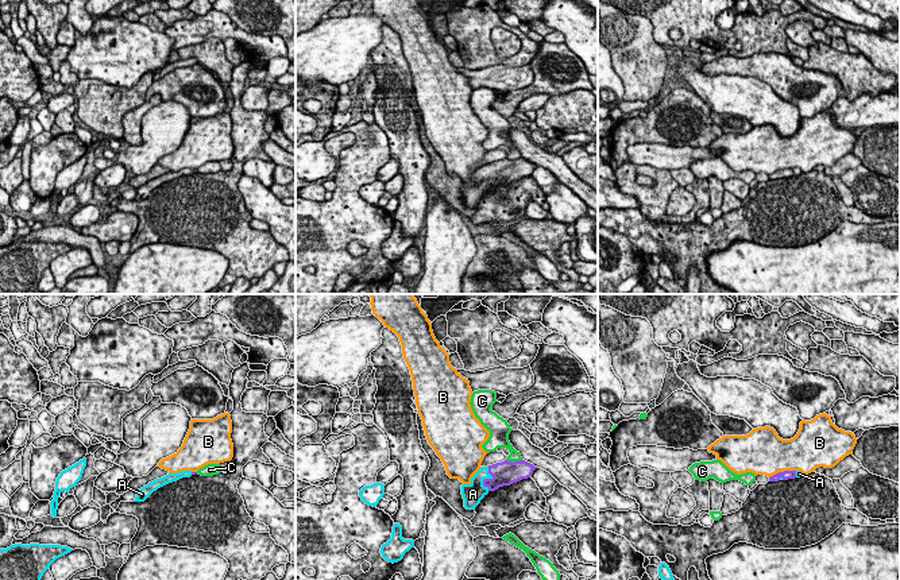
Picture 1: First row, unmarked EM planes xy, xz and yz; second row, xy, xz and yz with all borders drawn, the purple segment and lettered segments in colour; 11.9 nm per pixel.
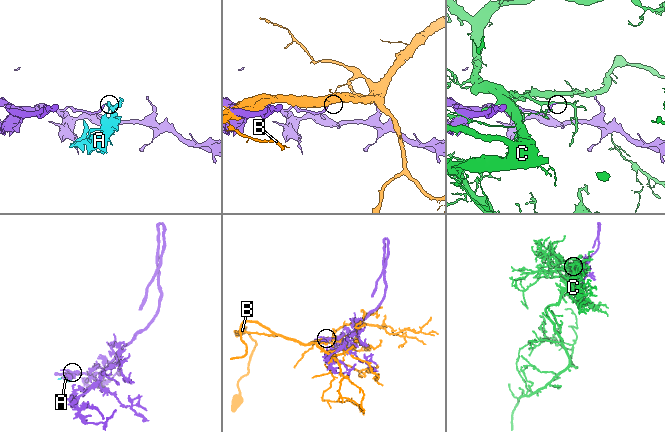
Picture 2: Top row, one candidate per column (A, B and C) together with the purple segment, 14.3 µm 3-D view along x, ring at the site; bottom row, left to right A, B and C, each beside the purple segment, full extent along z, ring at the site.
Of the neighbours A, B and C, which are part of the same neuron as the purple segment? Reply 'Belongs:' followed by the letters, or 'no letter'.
Belongs: A

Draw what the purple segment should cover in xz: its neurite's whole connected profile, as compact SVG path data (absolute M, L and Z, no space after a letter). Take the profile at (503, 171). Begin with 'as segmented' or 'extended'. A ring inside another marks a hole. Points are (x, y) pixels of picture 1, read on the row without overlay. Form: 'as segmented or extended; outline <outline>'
extended; outline M505 158L502 161L480 166L472 174L470 182L461 182L464 205L467 208L475 208L490 189L528 177L536 166L537 165L525 158L514 161Z

